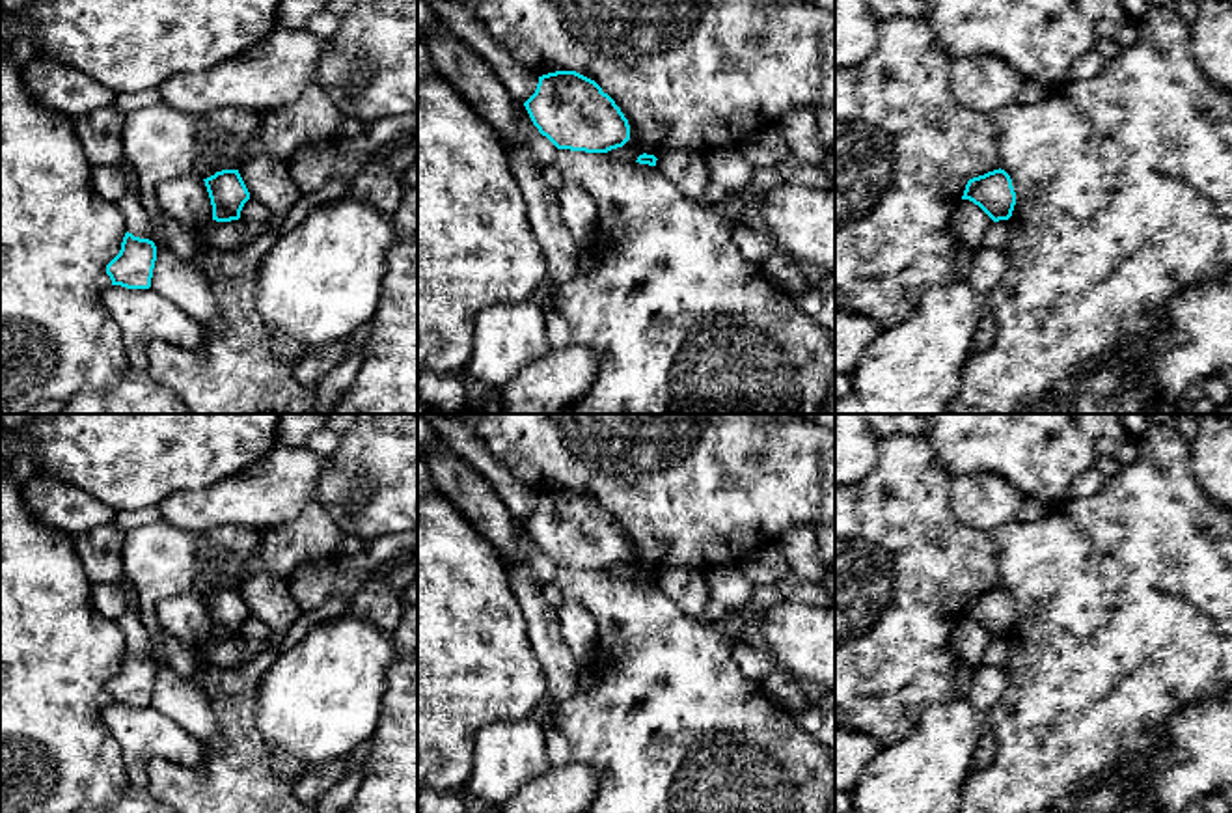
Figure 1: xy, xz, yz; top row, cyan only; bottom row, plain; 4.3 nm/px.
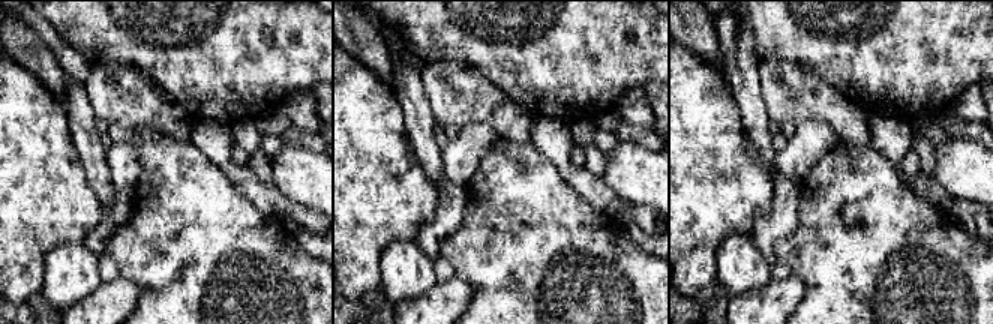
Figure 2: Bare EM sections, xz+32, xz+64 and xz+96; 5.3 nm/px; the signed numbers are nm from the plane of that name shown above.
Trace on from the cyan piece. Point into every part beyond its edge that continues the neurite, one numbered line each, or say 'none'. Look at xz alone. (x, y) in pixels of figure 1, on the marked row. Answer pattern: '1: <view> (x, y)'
none

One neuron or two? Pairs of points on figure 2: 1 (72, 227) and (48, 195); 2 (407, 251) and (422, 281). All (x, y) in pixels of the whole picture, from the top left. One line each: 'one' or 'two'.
1: one
2: one

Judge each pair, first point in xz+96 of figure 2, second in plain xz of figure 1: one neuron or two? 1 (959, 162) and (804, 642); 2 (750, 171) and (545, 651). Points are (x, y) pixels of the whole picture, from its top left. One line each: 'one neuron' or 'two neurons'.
1: one neuron
2: two neurons

